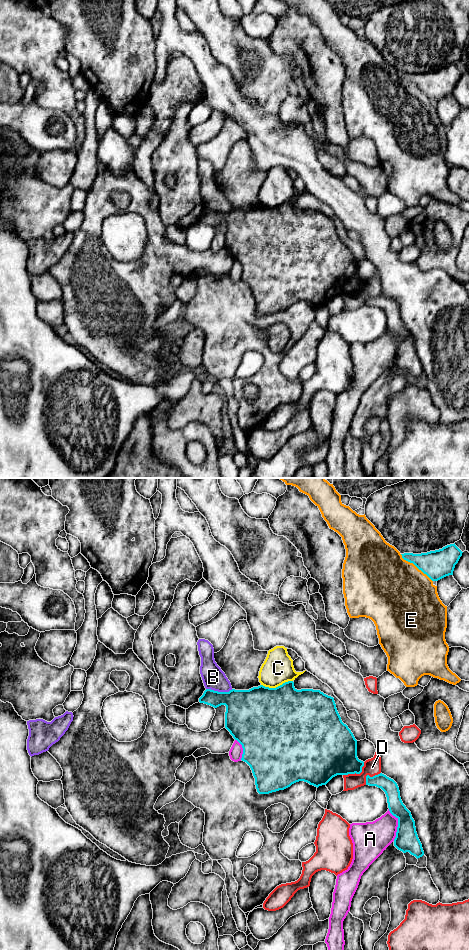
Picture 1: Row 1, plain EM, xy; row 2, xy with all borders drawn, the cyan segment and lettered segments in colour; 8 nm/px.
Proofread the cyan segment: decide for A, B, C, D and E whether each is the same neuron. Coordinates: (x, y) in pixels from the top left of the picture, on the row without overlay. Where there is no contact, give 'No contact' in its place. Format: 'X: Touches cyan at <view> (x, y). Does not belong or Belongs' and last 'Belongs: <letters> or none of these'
A: Touches cyan at xy (398, 345). Does not belong
B: Touches cyan at xy (219, 212). Does not belong
C: Touches cyan at xy (276, 207). Does not belong
D: Touches cyan at xy (356, 293). Does not belong
E: Touches cyan at xy (416, 86). Does not belong
Belongs: none of these

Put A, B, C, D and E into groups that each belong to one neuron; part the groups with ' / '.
A / B / C / D / E

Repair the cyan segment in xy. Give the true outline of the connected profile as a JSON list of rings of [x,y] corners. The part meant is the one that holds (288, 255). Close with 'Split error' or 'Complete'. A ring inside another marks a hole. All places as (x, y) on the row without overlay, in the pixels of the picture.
[[[293,201],[285,202],[276,208],[260,205],[249,210],[232,209],[229,212],[206,209],[199,222],[214,228],[226,226],[225,248],[242,265],[241,280],[250,286],[259,314],[284,310],[299,301],[318,308],[326,305],[337,295],[362,292],[364,282],[357,277],[357,260],[348,246],[342,242],[334,218],[320,210],[297,210]]]. Complete

